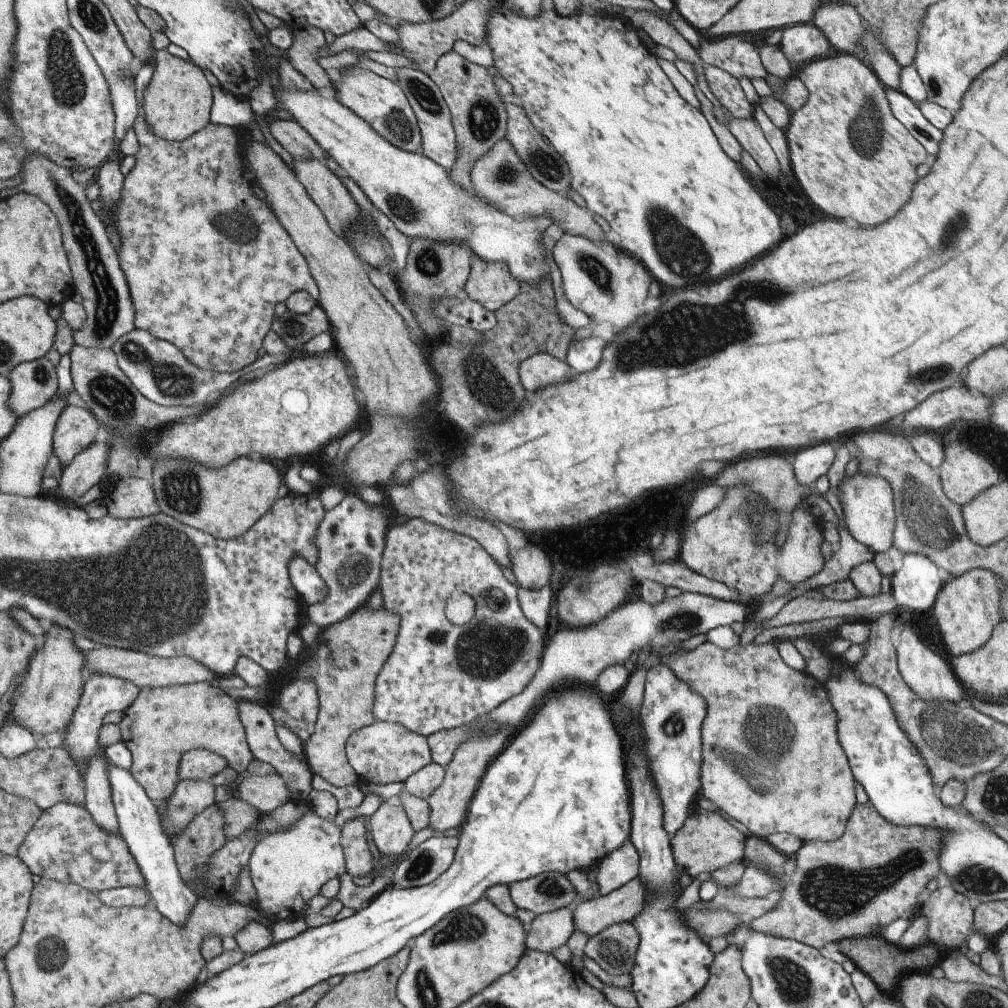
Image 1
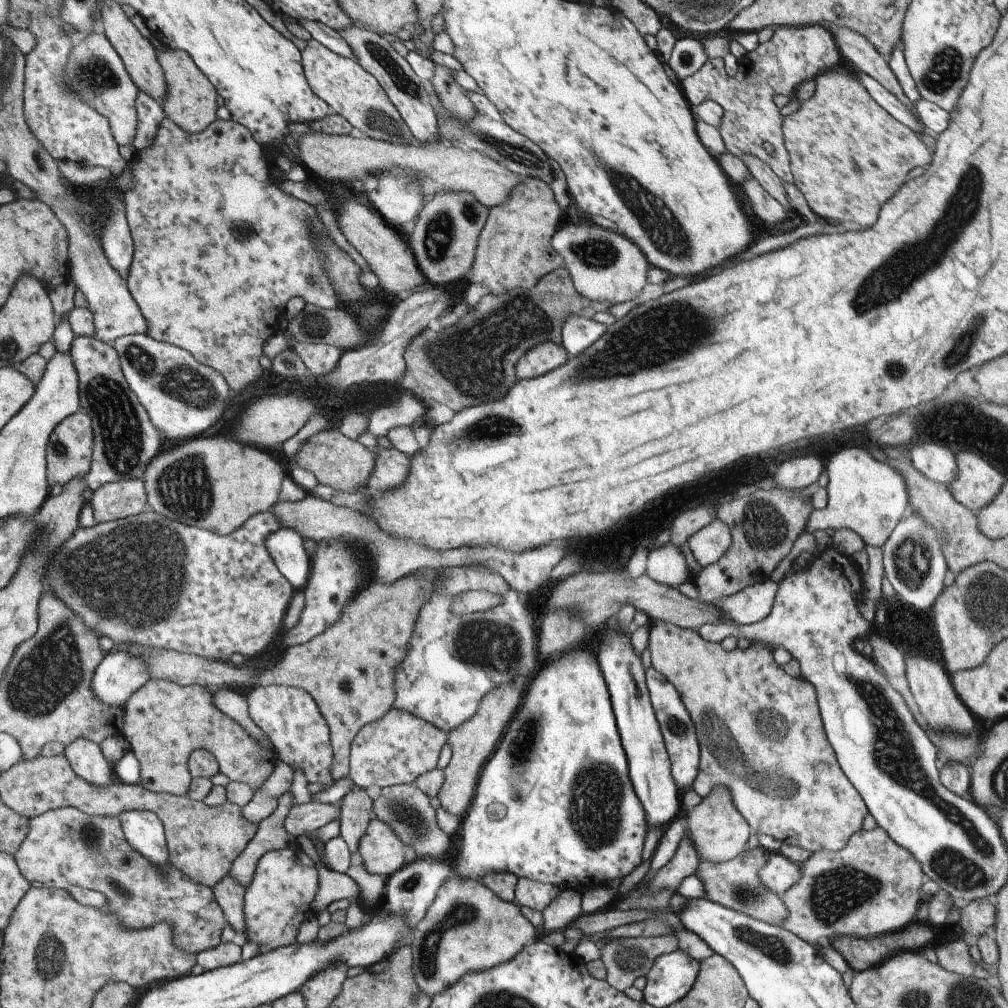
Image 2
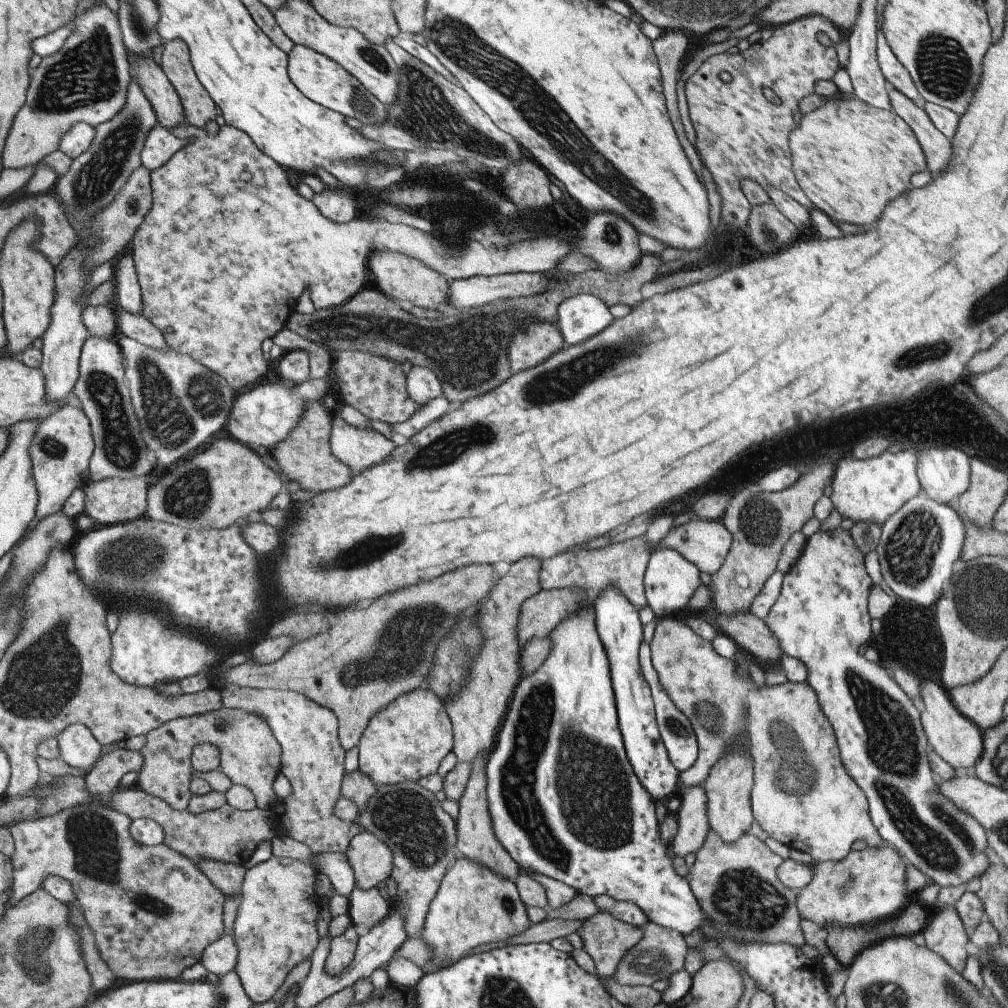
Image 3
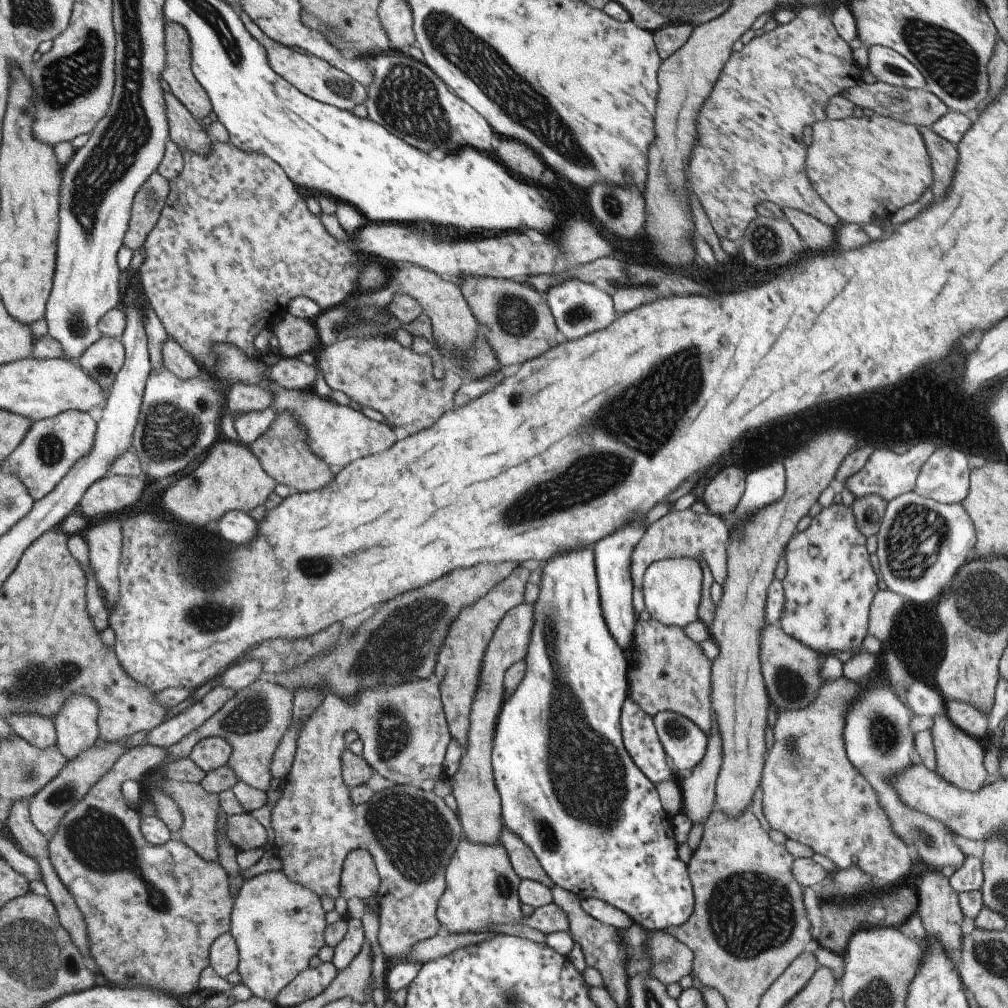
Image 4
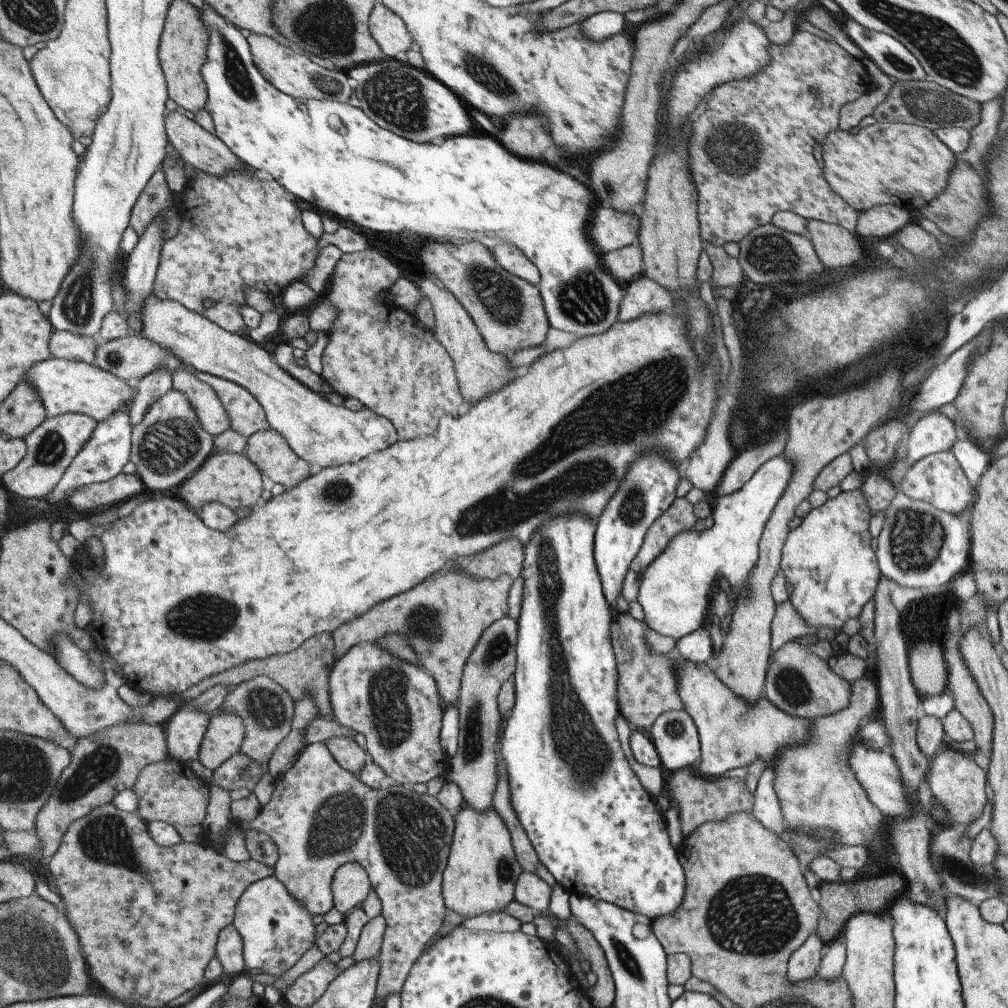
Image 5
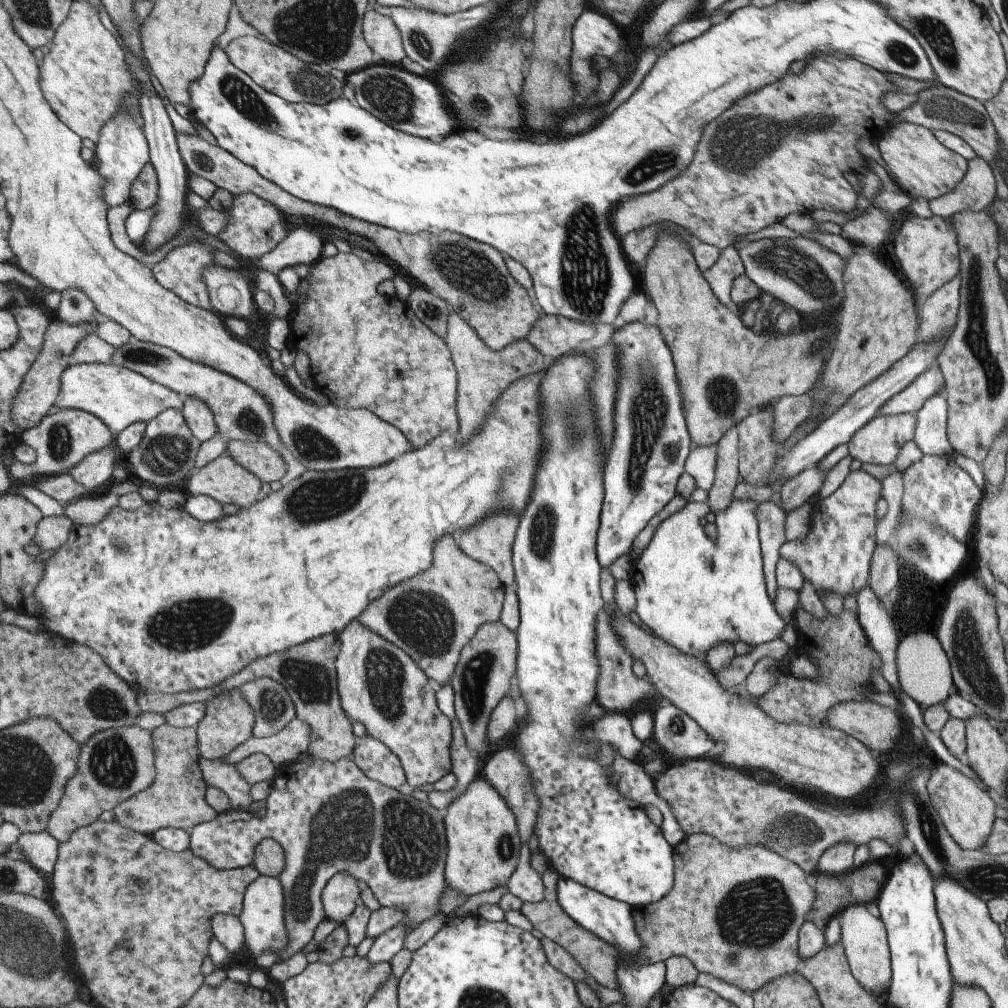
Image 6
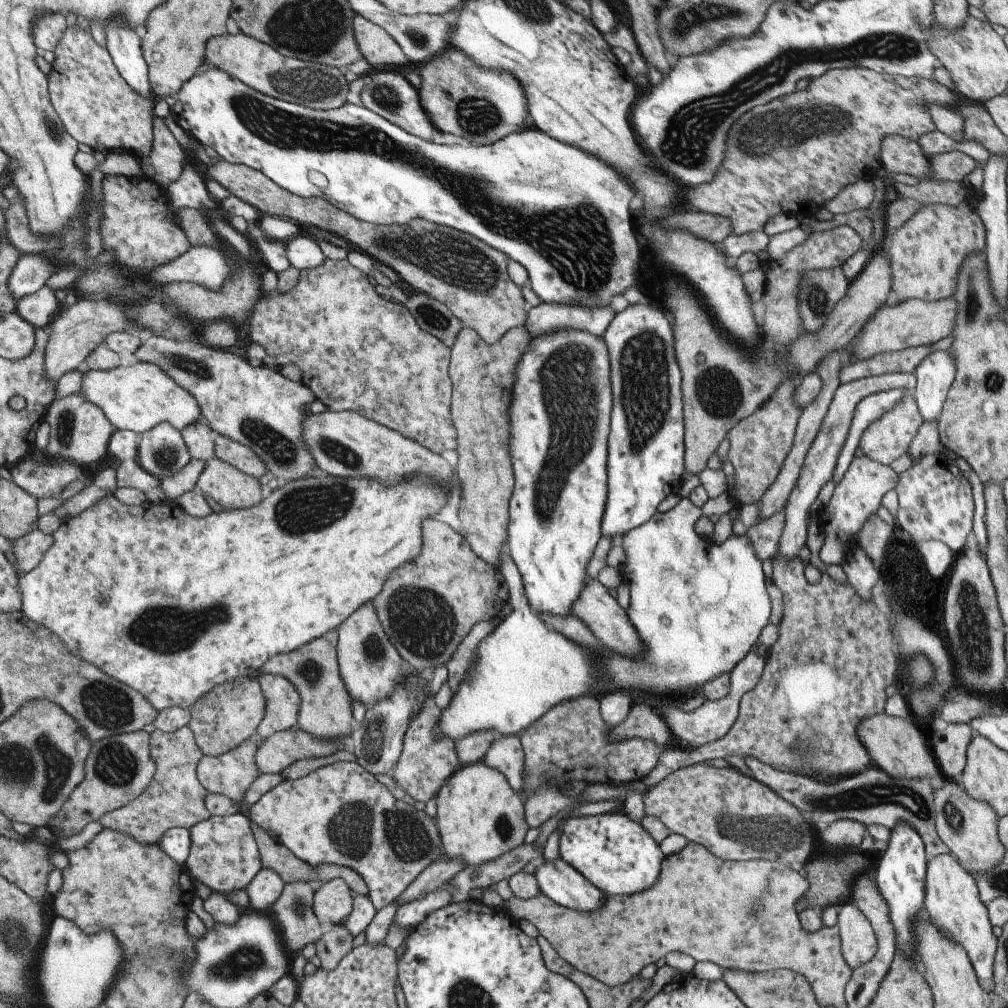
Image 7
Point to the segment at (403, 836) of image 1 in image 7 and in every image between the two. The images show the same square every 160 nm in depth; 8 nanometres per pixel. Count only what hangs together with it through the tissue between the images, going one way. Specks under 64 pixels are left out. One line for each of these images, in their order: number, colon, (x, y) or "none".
2: (382, 853)
3: (370, 860)
4: (358, 877)
5: (349, 885)
6: (338, 896)
7: (332, 902)

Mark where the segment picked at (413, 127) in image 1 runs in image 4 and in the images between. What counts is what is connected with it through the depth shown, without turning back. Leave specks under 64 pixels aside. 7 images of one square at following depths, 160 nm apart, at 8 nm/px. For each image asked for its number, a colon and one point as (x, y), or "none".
2: (351, 92)
3: (319, 79)
4: (311, 76)

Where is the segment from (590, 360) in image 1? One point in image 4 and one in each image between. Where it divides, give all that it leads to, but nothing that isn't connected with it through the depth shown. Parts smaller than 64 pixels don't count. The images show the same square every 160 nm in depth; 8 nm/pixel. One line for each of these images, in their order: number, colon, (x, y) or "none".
2: (577, 332)
3: (578, 317)
4: (578, 308)

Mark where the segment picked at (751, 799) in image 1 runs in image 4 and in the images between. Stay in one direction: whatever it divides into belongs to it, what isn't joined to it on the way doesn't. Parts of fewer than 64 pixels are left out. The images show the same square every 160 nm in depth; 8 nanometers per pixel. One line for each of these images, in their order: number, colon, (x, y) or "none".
2: (759, 732)
3: (802, 796)
4: (811, 793)

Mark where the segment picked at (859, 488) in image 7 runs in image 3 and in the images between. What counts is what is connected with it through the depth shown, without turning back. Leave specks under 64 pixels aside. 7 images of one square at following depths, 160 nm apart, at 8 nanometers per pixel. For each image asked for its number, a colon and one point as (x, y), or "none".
3: (820, 617)
4: (828, 586)
5: (827, 559)
6: (835, 555)

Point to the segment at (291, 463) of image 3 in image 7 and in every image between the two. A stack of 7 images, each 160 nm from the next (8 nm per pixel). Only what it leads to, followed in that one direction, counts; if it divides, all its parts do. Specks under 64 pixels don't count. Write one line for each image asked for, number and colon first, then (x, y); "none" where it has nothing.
4: (282, 451)
5: (267, 450)
6: (259, 459)
7: (229, 451)

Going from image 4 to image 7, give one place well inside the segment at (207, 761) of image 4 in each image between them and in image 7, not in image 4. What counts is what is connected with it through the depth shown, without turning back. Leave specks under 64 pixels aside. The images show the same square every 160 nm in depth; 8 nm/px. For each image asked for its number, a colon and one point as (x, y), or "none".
5: (224, 732)
6: (227, 721)
7: (226, 716)

